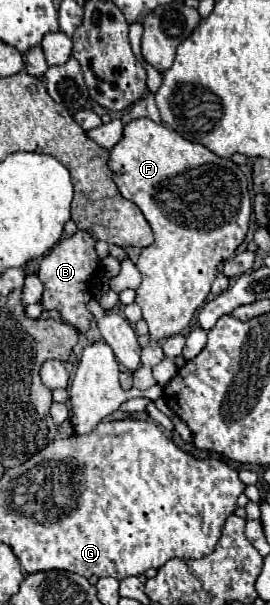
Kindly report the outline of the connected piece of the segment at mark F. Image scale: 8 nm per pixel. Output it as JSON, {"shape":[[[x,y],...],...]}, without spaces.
{"shape":[[[137,118],[125,126],[121,142],[111,150],[109,166],[123,198],[139,206],[155,234],[155,242],[143,248],[137,260],[137,270],[141,272],[143,280],[135,296],[135,302],[143,310],[143,320],[149,326],[149,344],[141,350],[141,366],[133,372],[133,388],[147,390],[155,384],[151,374],[153,366],[157,366],[163,358],[159,340],[179,334],[185,326],[189,326],[197,308],[207,300],[211,282],[217,276],[217,266],[233,256],[233,252],[245,240],[249,228],[251,196],[245,174],[231,158],[219,158],[203,144],[189,142],[173,128],[155,124],[149,118]]]}

